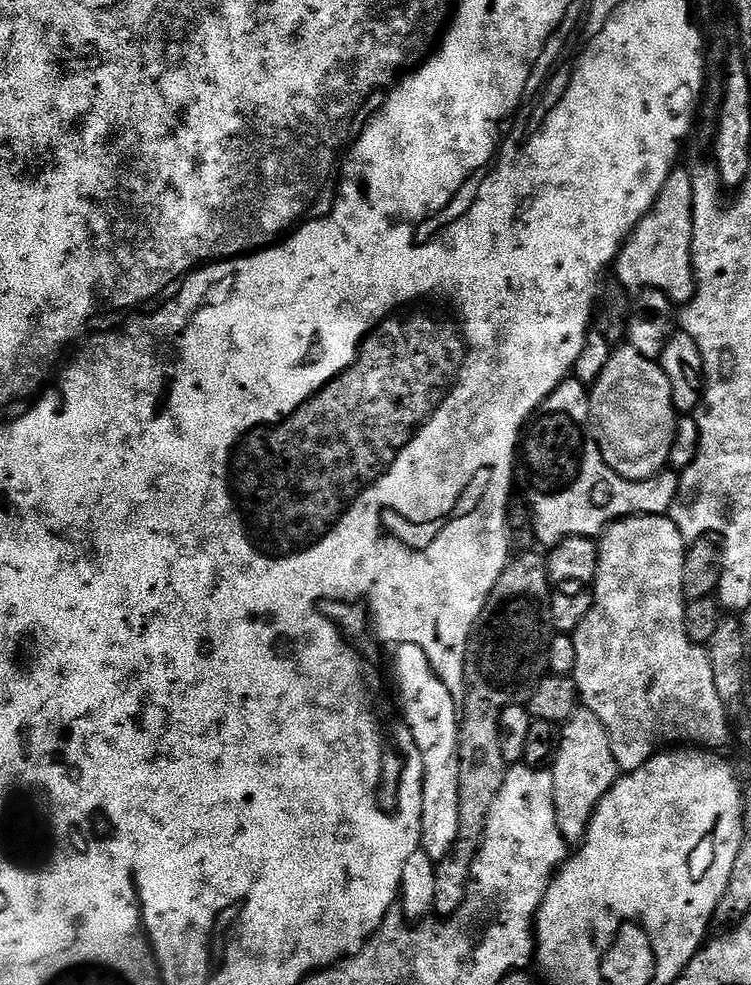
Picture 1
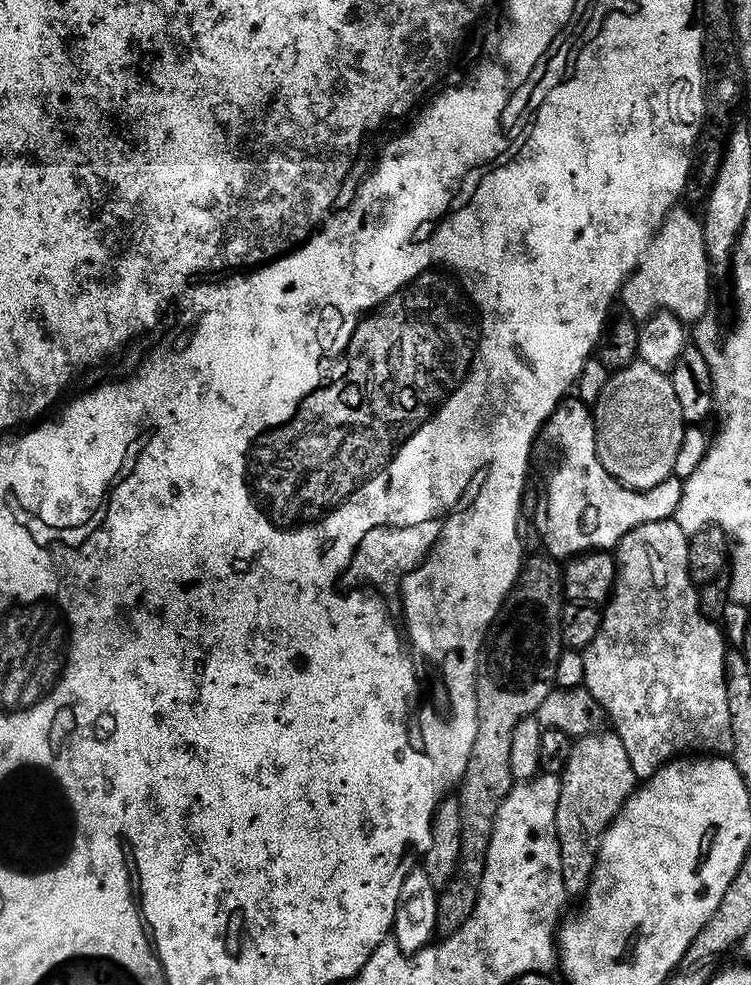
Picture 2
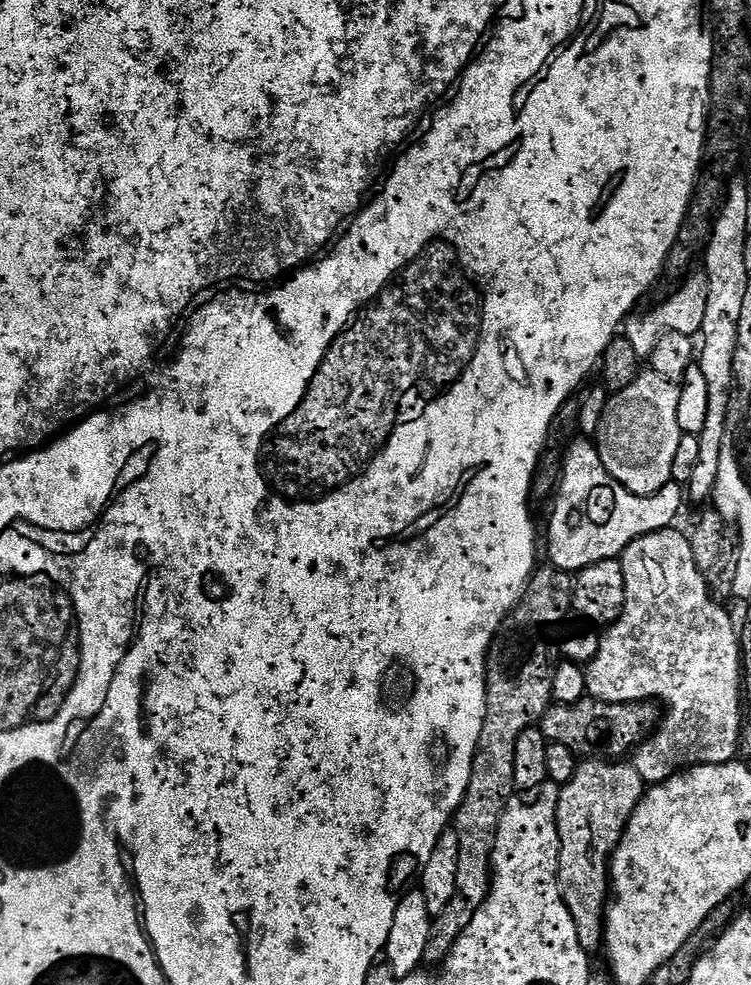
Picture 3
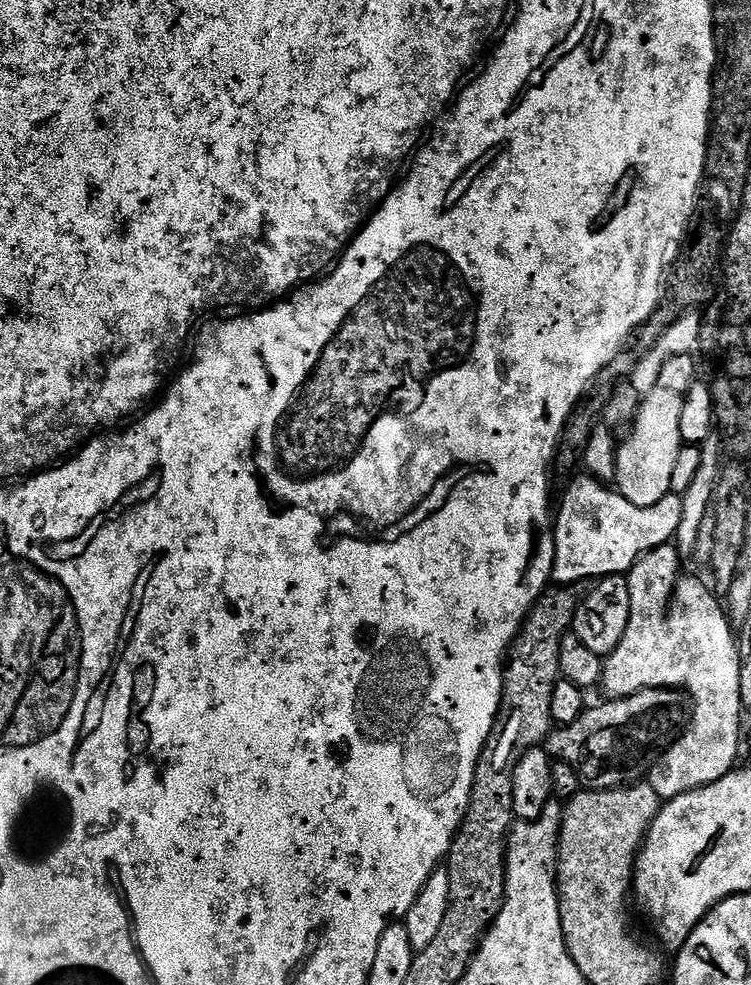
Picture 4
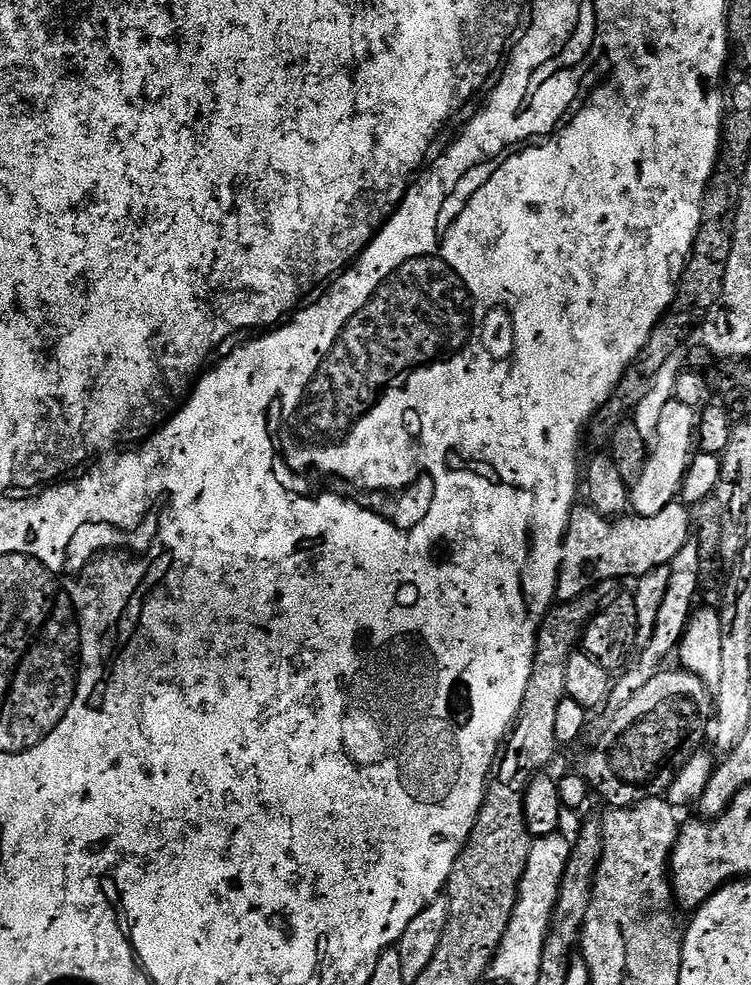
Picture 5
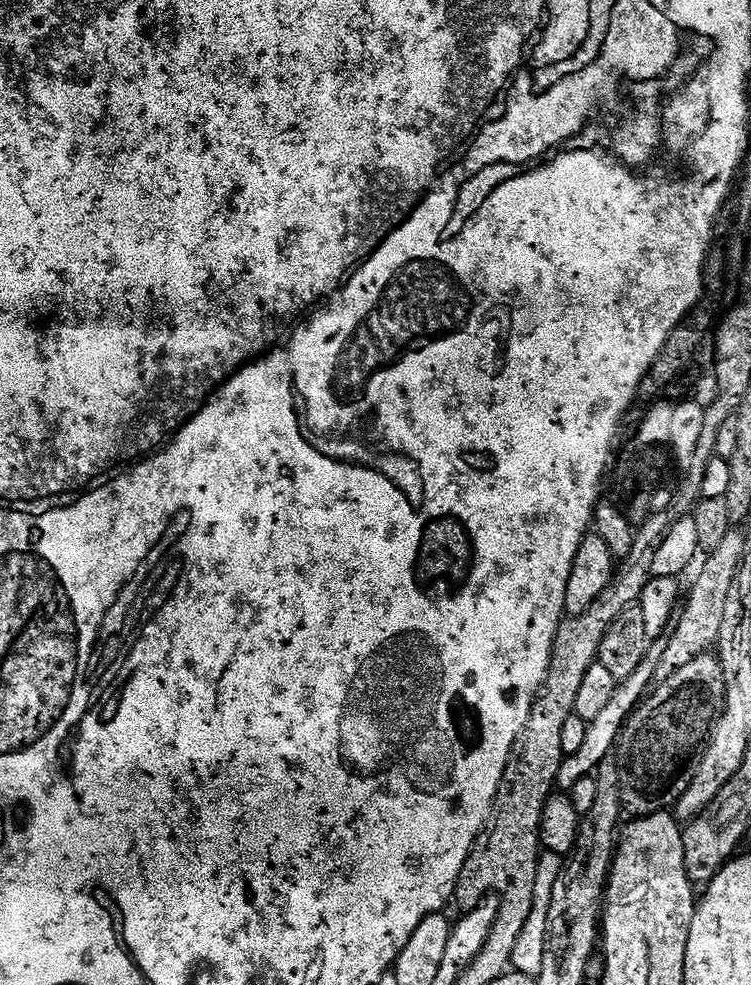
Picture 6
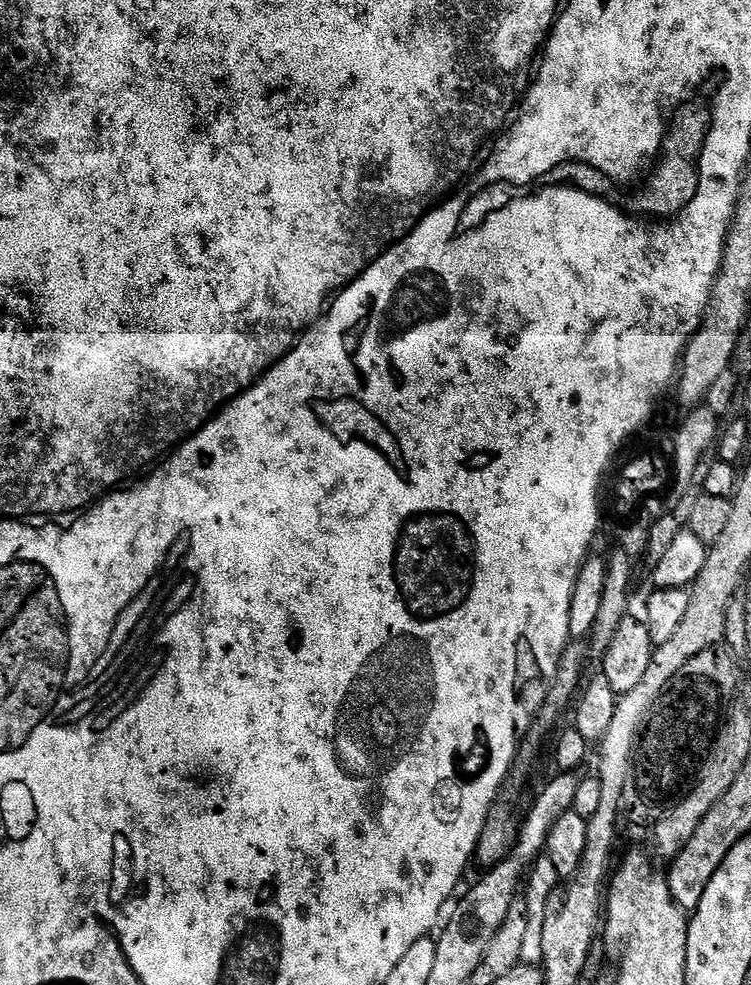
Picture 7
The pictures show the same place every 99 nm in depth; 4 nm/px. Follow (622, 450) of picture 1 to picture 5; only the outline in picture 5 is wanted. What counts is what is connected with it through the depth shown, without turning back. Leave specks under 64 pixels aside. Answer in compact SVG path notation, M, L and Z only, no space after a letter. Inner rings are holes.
M672 399L666 402L666 410L662 410L662 418L658 422L656 438L648 453L648 461L644 463L642 474L630 488L630 508L635 515L653 516L666 506L670 506L680 495L680 487L684 485L684 475L694 455L694 441L698 436L697 409Z

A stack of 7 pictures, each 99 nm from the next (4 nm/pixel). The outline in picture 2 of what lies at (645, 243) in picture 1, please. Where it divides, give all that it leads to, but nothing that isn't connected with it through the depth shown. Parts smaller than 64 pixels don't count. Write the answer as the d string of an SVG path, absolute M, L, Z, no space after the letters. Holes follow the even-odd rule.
M677 206L668 211L668 216L662 222L662 226L657 230L656 237L650 242L650 246L646 250L646 254L642 254L640 265L632 272L632 277L624 284L624 289L620 291L618 297L619 303L622 305L623 311L629 312L637 322L643 322L650 319L655 312L669 312L679 318L685 326L695 326L709 315L708 307L712 304L712 276L714 277L714 269L708 262L708 251L706 250L706 238L704 237L704 226L699 215L696 216L690 209L685 206Z

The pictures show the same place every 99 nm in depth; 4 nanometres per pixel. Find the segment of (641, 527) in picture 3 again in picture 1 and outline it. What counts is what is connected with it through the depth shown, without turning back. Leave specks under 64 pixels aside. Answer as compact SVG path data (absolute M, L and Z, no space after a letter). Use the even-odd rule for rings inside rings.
M563 380L540 403L522 436L522 463L518 468L518 484L519 487L520 484L524 487L522 496L532 509L532 525L537 541L544 544L545 549L550 549L571 536L599 537L609 524L626 516L663 516L671 509L680 489L680 476L675 471L665 470L645 480L627 480L604 461L591 425L589 395L589 389L580 380Z

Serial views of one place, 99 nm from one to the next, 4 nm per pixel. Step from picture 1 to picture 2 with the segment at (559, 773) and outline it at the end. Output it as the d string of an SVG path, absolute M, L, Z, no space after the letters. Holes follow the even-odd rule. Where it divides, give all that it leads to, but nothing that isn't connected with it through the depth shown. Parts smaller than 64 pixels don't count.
M604 731L591 732L573 743L570 760L560 776L556 837L560 839L564 889L572 898L583 897L588 891L596 869L596 859L600 857L600 840L638 787L634 766L630 766L622 738L615 731Z

